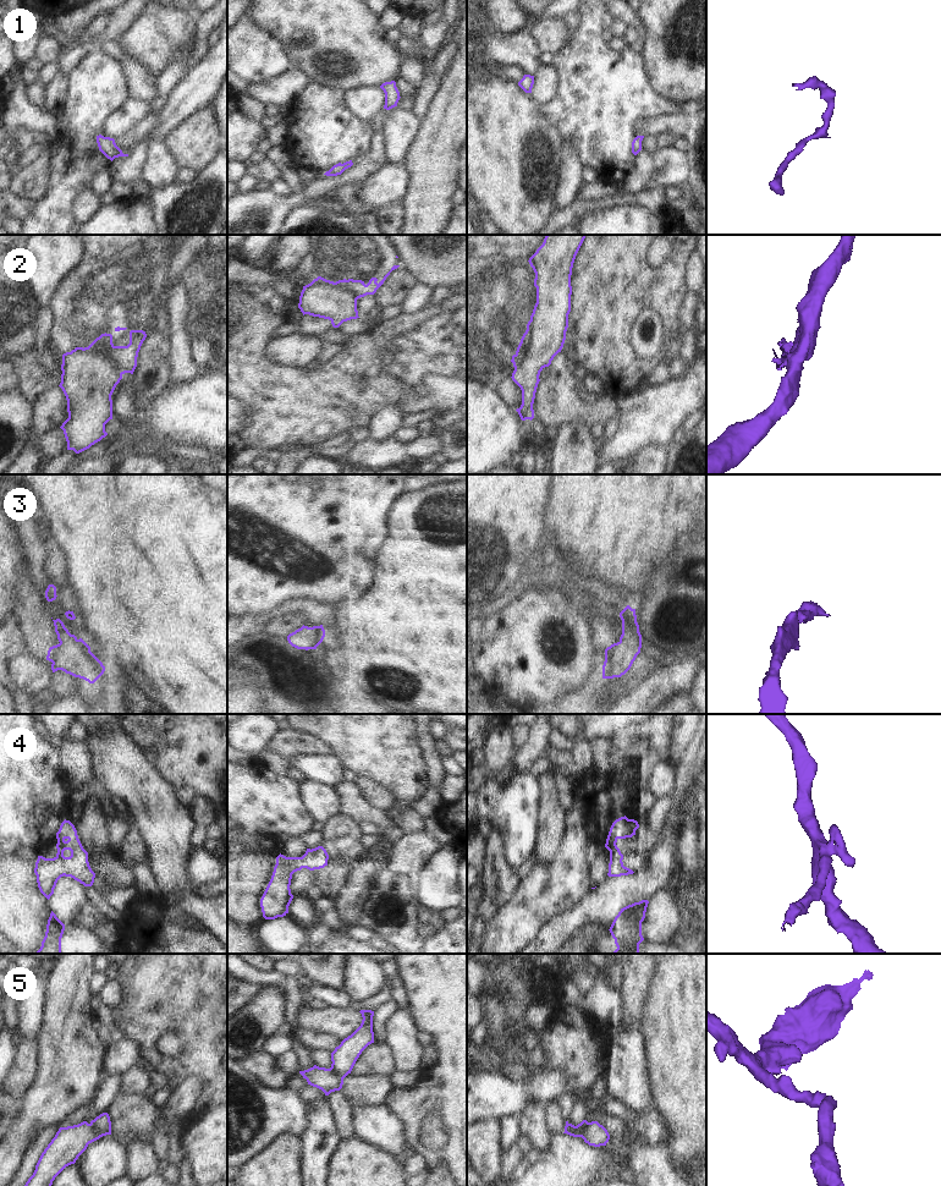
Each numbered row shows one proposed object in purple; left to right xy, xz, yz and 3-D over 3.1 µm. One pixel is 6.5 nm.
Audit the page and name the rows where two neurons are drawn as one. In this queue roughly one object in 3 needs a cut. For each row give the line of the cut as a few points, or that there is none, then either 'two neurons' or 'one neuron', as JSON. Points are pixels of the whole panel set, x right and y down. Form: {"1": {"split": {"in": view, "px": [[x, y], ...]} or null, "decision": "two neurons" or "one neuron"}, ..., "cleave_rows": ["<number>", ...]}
{"1": {"split": null, "decision": "one neuron"}, "2": {"split": {"in": "xy", "px": [[113, 345], [106, 357], [121, 374]]}, "decision": "two neurons"}, "3": {"split": null, "decision": "one neuron"}, "4": {"split": null, "decision": "one neuron"}, "5": {"split": {"in": "yz", "px": [[588, 1123], [579, 1136]]}, "decision": "two neurons"}, "cleave_rows": ["2", "5"]}

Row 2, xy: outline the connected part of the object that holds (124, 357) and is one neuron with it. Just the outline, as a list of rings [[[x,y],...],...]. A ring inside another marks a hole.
[[[143,330],[130,331],[130,344],[127,346],[112,346],[108,358],[115,364],[121,374],[133,374],[137,367],[137,357],[147,334]]]

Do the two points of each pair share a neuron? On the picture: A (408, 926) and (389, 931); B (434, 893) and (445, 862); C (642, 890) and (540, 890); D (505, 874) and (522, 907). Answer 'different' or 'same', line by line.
A: same
B: same
C: different
D: different

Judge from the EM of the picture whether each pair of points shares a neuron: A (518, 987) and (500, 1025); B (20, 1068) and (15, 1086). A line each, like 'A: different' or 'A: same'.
A: different
B: same

